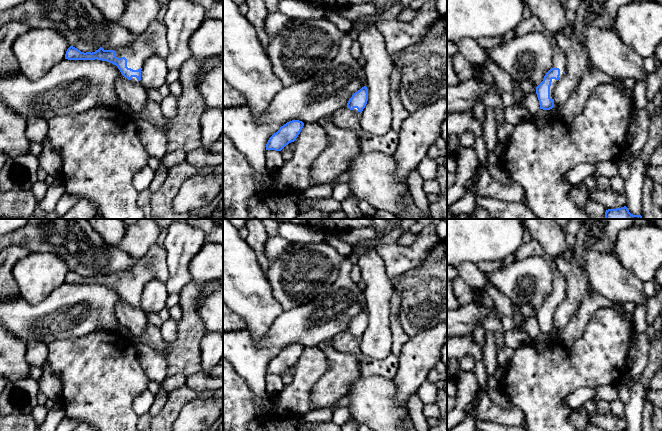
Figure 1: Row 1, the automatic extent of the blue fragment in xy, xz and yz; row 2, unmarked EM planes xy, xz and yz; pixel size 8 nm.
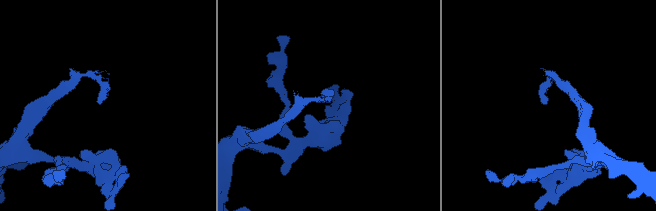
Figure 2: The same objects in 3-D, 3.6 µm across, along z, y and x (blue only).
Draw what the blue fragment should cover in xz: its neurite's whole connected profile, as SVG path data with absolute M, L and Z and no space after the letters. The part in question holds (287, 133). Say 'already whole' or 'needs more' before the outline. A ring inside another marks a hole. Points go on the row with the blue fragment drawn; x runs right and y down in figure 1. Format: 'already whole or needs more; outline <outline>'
already whole; outline M299 120L287 122L269 138L266 150L281 151L286 145L296 140L303 126L304 123Z

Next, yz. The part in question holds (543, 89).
needs more; outline M531 15L528 19L523 19L517 26L516 36L523 36L528 33L541 33L545 35L553 48L552 68L546 73L543 81L536 87L540 109L550 110L554 107L555 86L564 75L567 59L557 44L554 34L544 27L539 18Z

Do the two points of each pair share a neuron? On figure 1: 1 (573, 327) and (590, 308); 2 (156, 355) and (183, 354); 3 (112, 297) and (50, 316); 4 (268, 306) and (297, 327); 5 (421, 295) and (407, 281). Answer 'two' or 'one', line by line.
1: one
2: two
3: one
4: two
5: one

